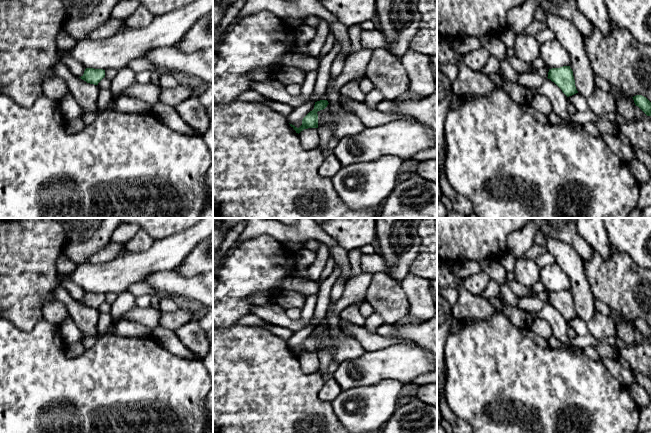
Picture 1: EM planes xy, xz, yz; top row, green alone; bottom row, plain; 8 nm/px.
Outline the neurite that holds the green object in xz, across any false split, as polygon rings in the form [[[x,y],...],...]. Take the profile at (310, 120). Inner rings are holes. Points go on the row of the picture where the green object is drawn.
[[[320,100],[315,102],[314,109],[310,111],[302,120],[302,125],[297,128],[294,125],[290,124],[290,126],[296,131],[296,133],[300,133],[304,129],[308,128],[318,128],[318,114],[317,112],[323,110],[328,105],[327,100]]]

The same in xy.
[[[86,68],[84,74],[79,77],[87,83],[98,85],[98,83],[105,77],[105,70]]]

